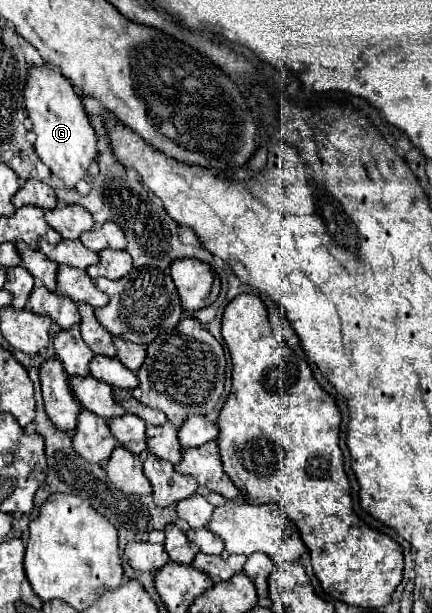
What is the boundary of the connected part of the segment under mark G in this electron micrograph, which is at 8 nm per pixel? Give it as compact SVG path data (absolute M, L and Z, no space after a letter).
M48 66L32 68L28 70L24 102L32 120L32 132L36 134L34 146L40 160L50 166L52 174L56 174L68 188L76 188L76 184L86 178L90 164L98 158L98 150L96 132L90 126L74 86L60 72L54 72Z

